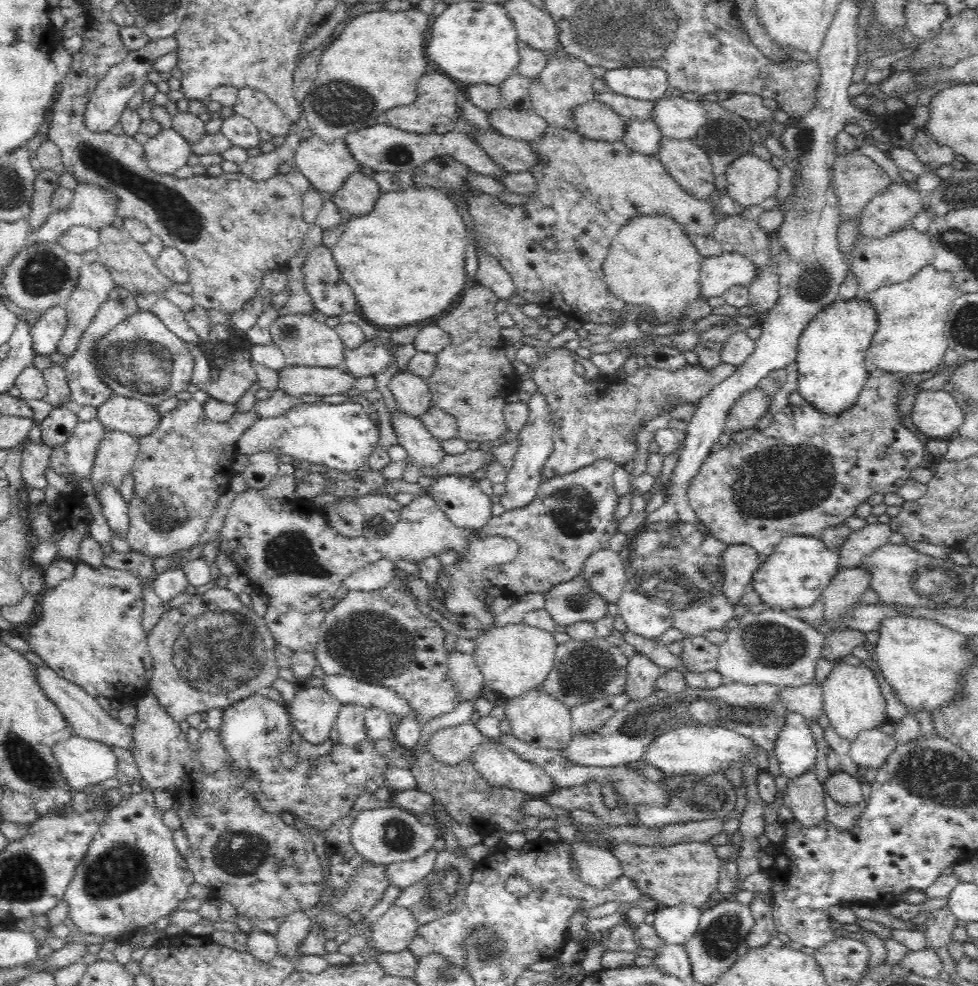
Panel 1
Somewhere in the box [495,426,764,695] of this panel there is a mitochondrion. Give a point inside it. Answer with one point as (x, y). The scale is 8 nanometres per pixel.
(673, 559)

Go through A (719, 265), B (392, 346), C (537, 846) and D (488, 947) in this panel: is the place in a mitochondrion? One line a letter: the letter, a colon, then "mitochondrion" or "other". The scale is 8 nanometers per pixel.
A: other
B: other
C: other
D: mitochondrion

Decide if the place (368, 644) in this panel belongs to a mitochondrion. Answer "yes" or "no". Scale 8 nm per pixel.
yes

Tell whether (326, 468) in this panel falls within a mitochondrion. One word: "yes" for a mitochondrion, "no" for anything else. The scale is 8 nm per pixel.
no

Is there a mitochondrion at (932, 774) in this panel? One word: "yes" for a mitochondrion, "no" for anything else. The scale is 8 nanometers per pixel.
yes

